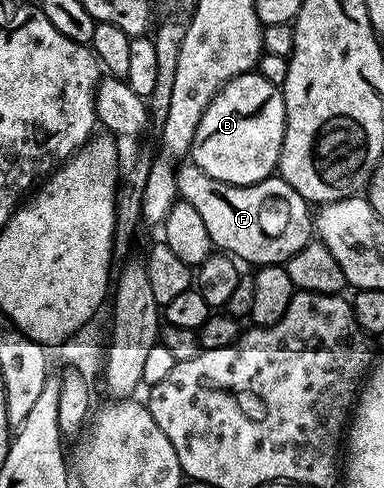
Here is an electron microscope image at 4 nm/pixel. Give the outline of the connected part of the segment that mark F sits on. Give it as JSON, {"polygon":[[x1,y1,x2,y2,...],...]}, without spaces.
{"polygon":[[182,163,177,166,175,176,180,200,191,203,191,207,199,211,214,246,232,255,238,262,250,261,253,267,284,265,296,253,303,251,309,241,314,240,315,217,311,212,310,202,305,201,303,195,299,195,299,191,295,191,295,187,291,187,291,183,287,183,279,175,268,177,254,185,232,185,219,179,211,179,211,175,204,173,198,165]]}

